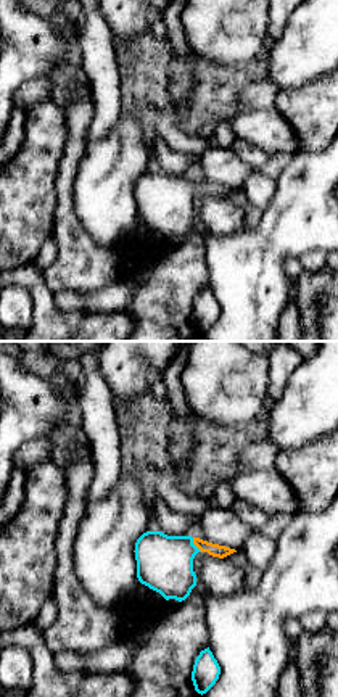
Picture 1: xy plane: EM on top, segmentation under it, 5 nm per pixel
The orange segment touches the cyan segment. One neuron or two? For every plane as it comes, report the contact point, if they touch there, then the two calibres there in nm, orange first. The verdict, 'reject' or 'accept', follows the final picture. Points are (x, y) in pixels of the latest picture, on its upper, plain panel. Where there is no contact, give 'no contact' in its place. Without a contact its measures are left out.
contact (195, 184); calibres 60 and 280 nm

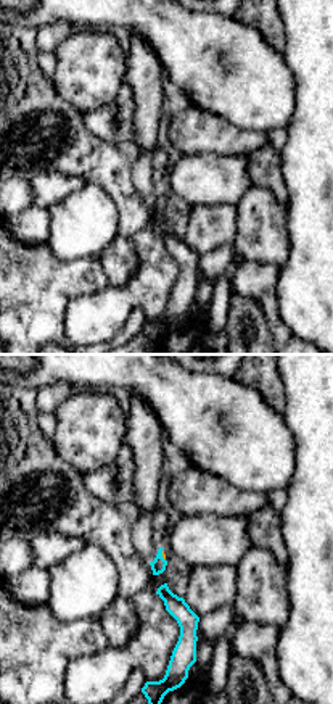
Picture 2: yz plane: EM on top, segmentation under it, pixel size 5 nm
contact (163, 195); calibres 20 and 80 nm

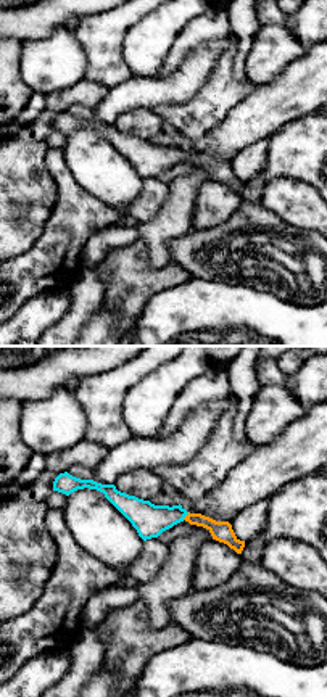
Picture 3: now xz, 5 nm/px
contact (186, 155); calibres 100 and 170 nm

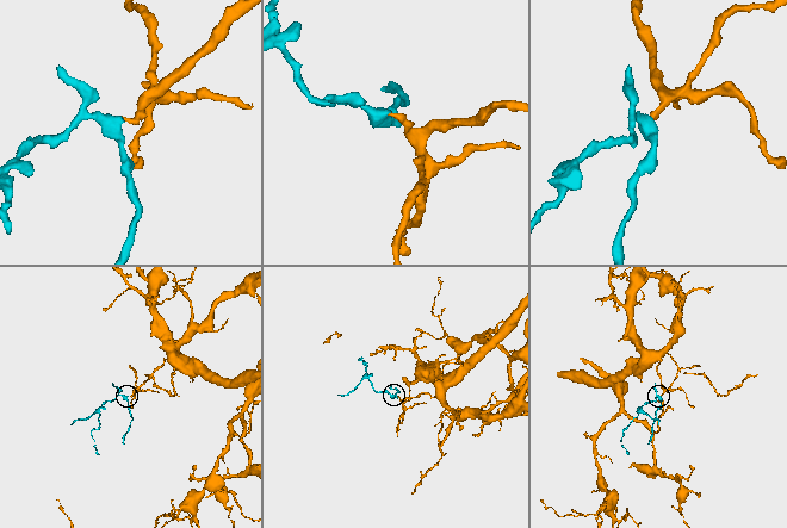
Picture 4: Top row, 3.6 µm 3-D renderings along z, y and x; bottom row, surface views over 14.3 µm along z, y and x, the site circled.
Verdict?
accept

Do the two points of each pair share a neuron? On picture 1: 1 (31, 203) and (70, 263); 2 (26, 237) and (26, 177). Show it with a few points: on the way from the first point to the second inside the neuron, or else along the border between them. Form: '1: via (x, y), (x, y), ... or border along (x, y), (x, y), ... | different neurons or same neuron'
1: border along (57, 195), (53, 232) | different neurons
2: via (26, 222), (26, 192) | same neuron

